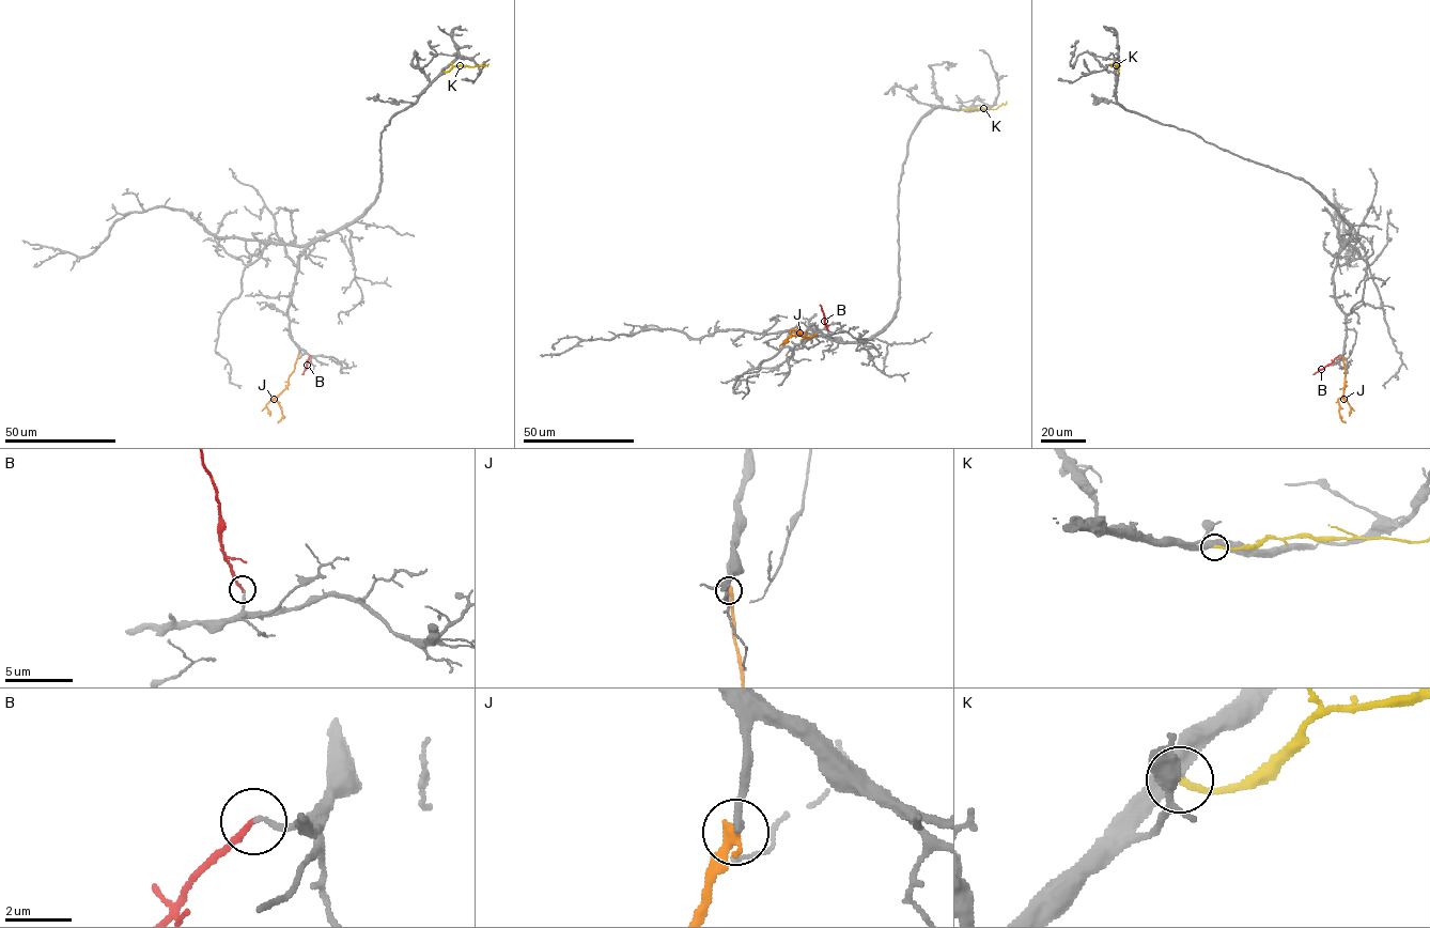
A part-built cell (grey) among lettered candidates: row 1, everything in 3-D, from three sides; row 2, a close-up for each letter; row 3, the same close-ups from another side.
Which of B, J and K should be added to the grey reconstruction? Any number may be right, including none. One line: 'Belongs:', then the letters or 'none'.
Belongs: B

